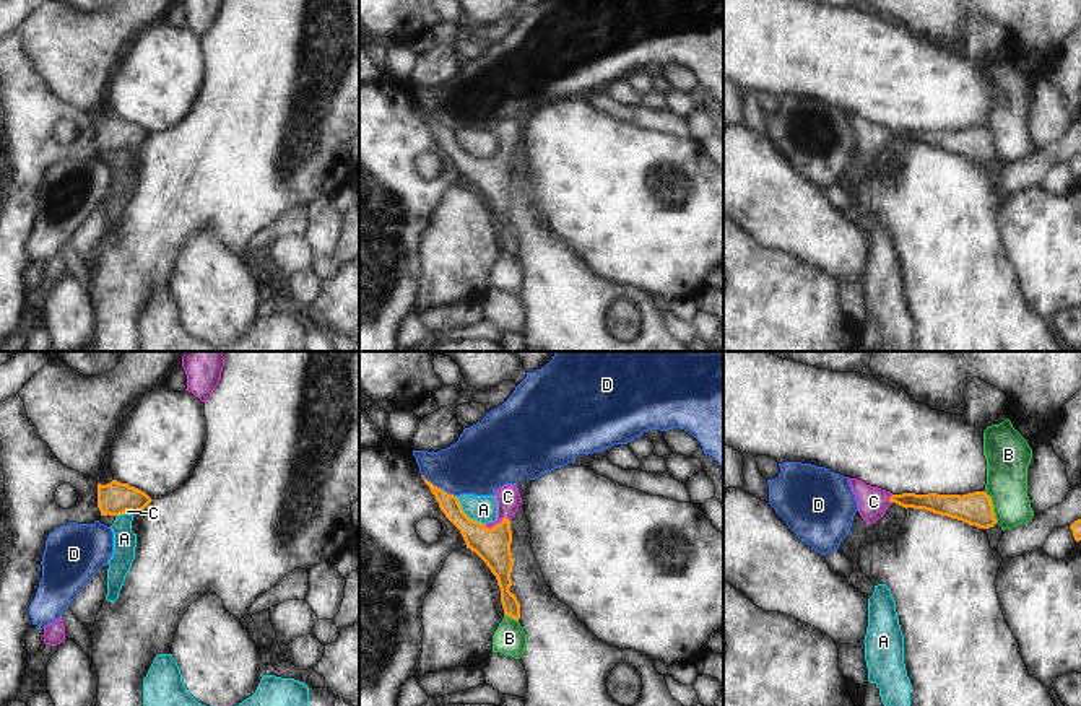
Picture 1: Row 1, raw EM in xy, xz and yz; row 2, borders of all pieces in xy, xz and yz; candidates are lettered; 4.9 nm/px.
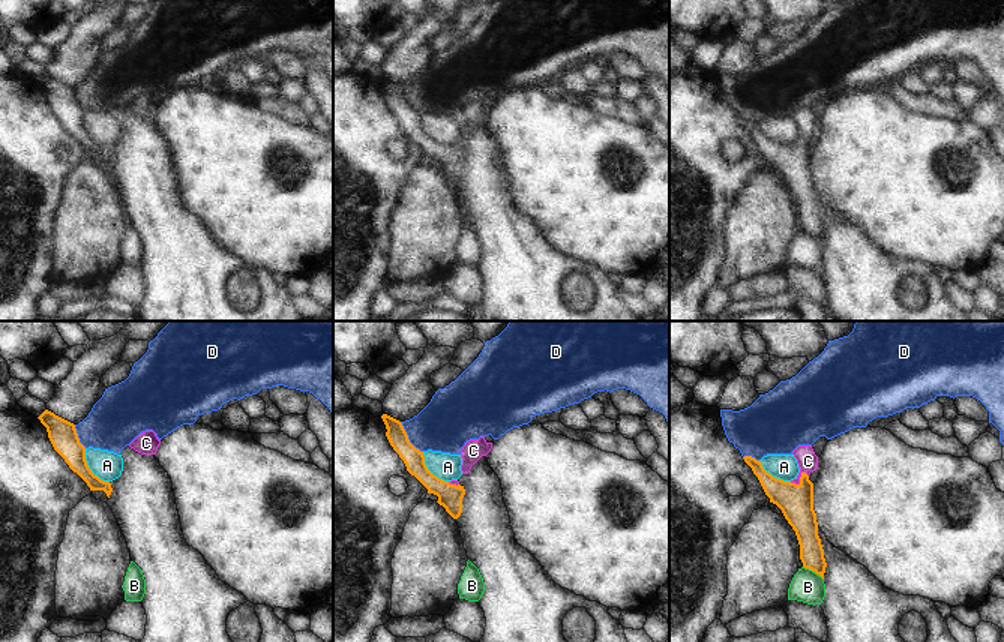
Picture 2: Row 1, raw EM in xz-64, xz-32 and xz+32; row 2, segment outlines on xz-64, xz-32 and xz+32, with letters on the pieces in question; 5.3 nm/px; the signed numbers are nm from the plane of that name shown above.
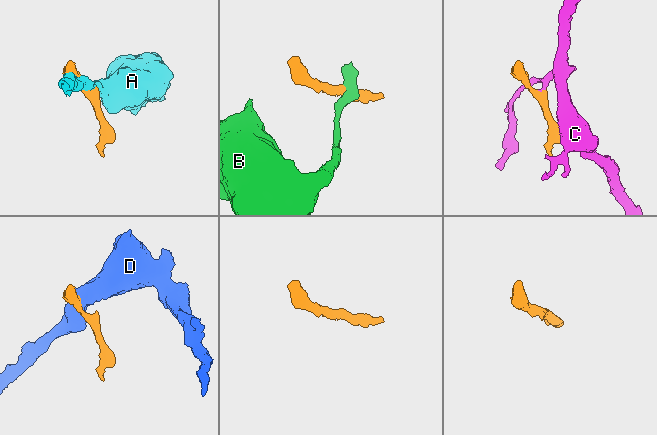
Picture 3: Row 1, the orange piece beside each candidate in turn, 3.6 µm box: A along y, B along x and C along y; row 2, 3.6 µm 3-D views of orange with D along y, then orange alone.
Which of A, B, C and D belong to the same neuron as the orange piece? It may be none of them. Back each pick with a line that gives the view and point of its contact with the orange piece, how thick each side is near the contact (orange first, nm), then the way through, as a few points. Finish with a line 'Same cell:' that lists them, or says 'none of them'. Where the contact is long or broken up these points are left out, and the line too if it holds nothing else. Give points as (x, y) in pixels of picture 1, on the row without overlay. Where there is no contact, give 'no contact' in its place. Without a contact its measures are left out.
C: contact xz (496, 160); calibres 180 and 120 nm; way xz (493, 181), (496, 160), (504, 152), (507, 132)
Same cell: C

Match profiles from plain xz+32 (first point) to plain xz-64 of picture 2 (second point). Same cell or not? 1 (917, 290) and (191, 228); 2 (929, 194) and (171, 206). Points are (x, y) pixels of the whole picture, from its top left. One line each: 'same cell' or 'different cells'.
1: same cell
2: different cells

